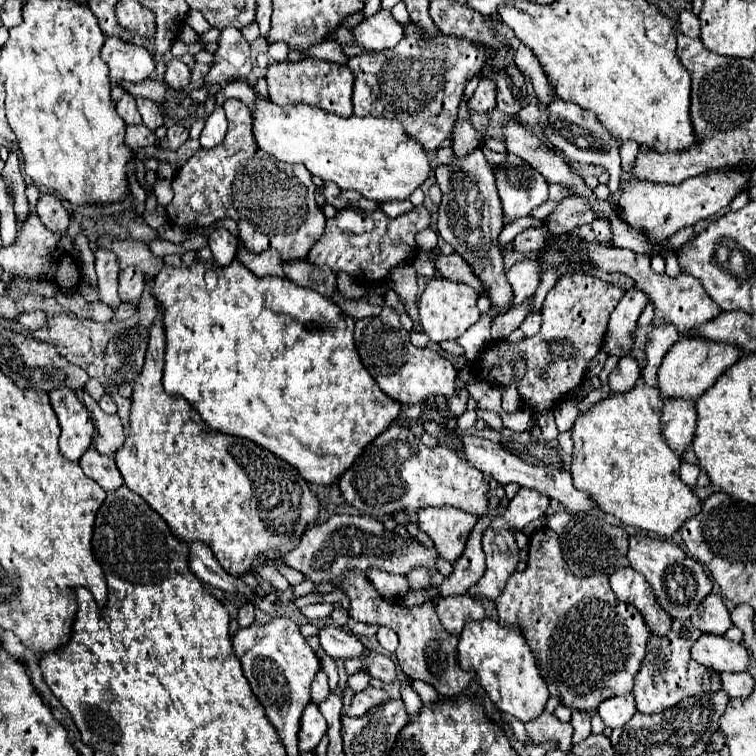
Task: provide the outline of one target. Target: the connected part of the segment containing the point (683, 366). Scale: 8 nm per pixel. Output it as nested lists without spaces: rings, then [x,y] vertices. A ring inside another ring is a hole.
[[[683,337],[679,339],[663,357],[663,363],[657,371],[657,379],[659,379],[659,395],[661,399],[671,399],[671,397],[679,397],[679,399],[687,399],[687,401],[695,401],[701,393],[705,393],[715,381],[717,377],[729,369],[737,359],[741,357],[741,349],[733,347],[733,345],[725,345],[725,343],[713,343],[701,337]]]

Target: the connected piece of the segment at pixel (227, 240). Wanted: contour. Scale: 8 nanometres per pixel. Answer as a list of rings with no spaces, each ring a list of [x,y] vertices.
[[[225,227],[215,229],[209,235],[209,249],[213,251],[213,257],[219,265],[229,265],[237,253],[237,237],[231,235]]]

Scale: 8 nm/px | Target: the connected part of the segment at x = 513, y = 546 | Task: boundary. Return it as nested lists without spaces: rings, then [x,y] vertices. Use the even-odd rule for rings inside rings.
[[[487,529],[483,533],[483,551],[487,555],[487,569],[483,579],[469,589],[469,595],[497,601],[519,563],[519,549],[511,531]]]

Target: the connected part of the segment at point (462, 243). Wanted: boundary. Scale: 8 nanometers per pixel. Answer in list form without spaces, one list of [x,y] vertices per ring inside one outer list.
[[[481,149],[469,151],[463,159],[455,159],[449,165],[439,165],[435,169],[437,185],[443,191],[439,203],[437,233],[455,247],[455,251],[471,265],[475,275],[485,283],[487,297],[491,303],[507,307],[513,297],[513,289],[505,279],[501,249],[497,247],[497,235],[503,229],[501,201],[495,189],[493,165],[485,159]]]

